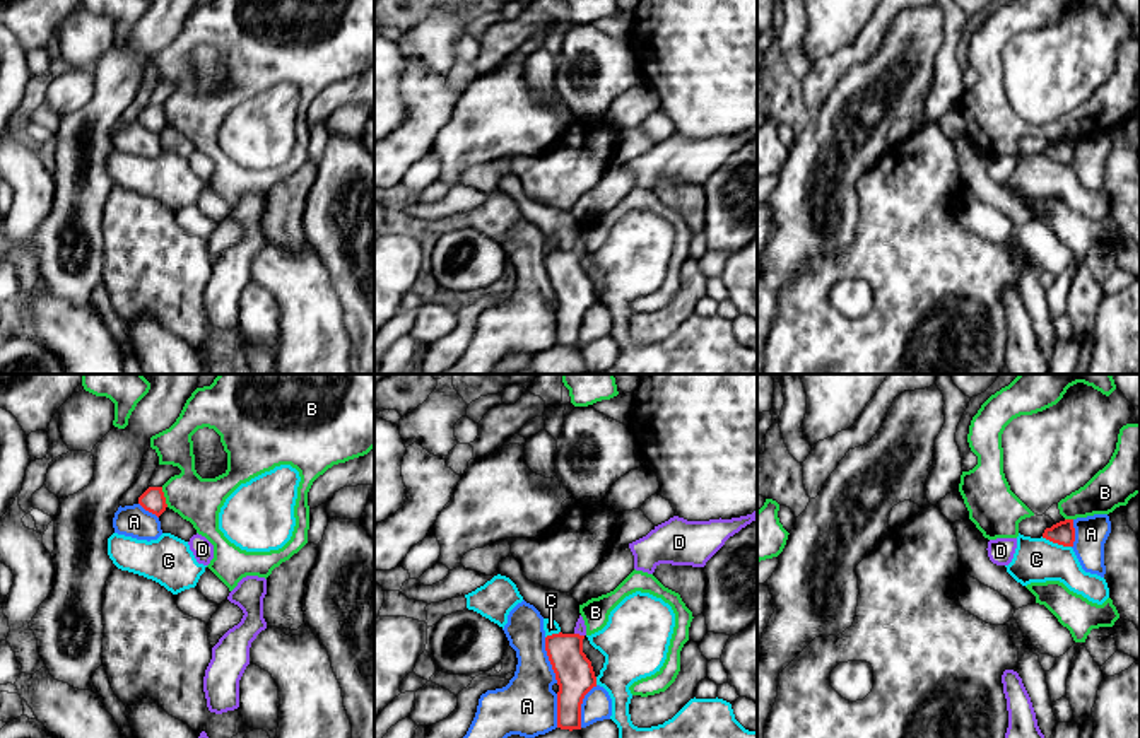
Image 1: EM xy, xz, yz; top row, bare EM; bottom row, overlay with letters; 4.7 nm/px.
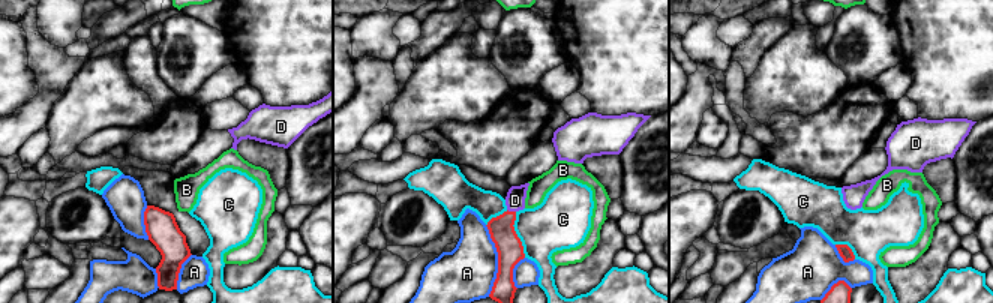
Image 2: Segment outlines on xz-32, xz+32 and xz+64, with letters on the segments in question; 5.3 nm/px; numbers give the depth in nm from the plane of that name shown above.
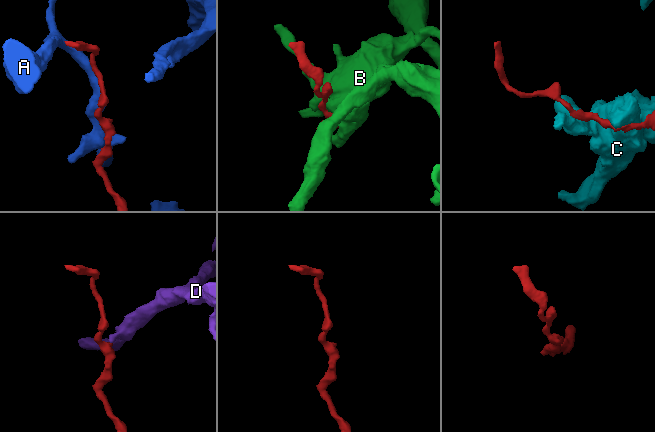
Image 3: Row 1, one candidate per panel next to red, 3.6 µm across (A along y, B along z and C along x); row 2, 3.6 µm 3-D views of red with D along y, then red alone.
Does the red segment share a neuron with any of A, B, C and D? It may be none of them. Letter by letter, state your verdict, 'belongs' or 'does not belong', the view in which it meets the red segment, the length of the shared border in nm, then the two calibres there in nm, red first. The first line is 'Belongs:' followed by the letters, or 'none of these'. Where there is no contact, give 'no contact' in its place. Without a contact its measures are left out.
Belongs: D
A: does not belong | xz | 220 nm | 180/280 nm
B: does not belong | xy | 100 nm | 110/220 nm
C: does not belong | yz | 150 nm | 110/200 nm
D: belongs | xz | 50 nm | 180/50 nm

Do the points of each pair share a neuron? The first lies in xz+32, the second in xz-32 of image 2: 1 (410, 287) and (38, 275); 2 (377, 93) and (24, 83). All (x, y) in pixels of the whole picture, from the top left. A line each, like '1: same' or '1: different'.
1: different
2: different

